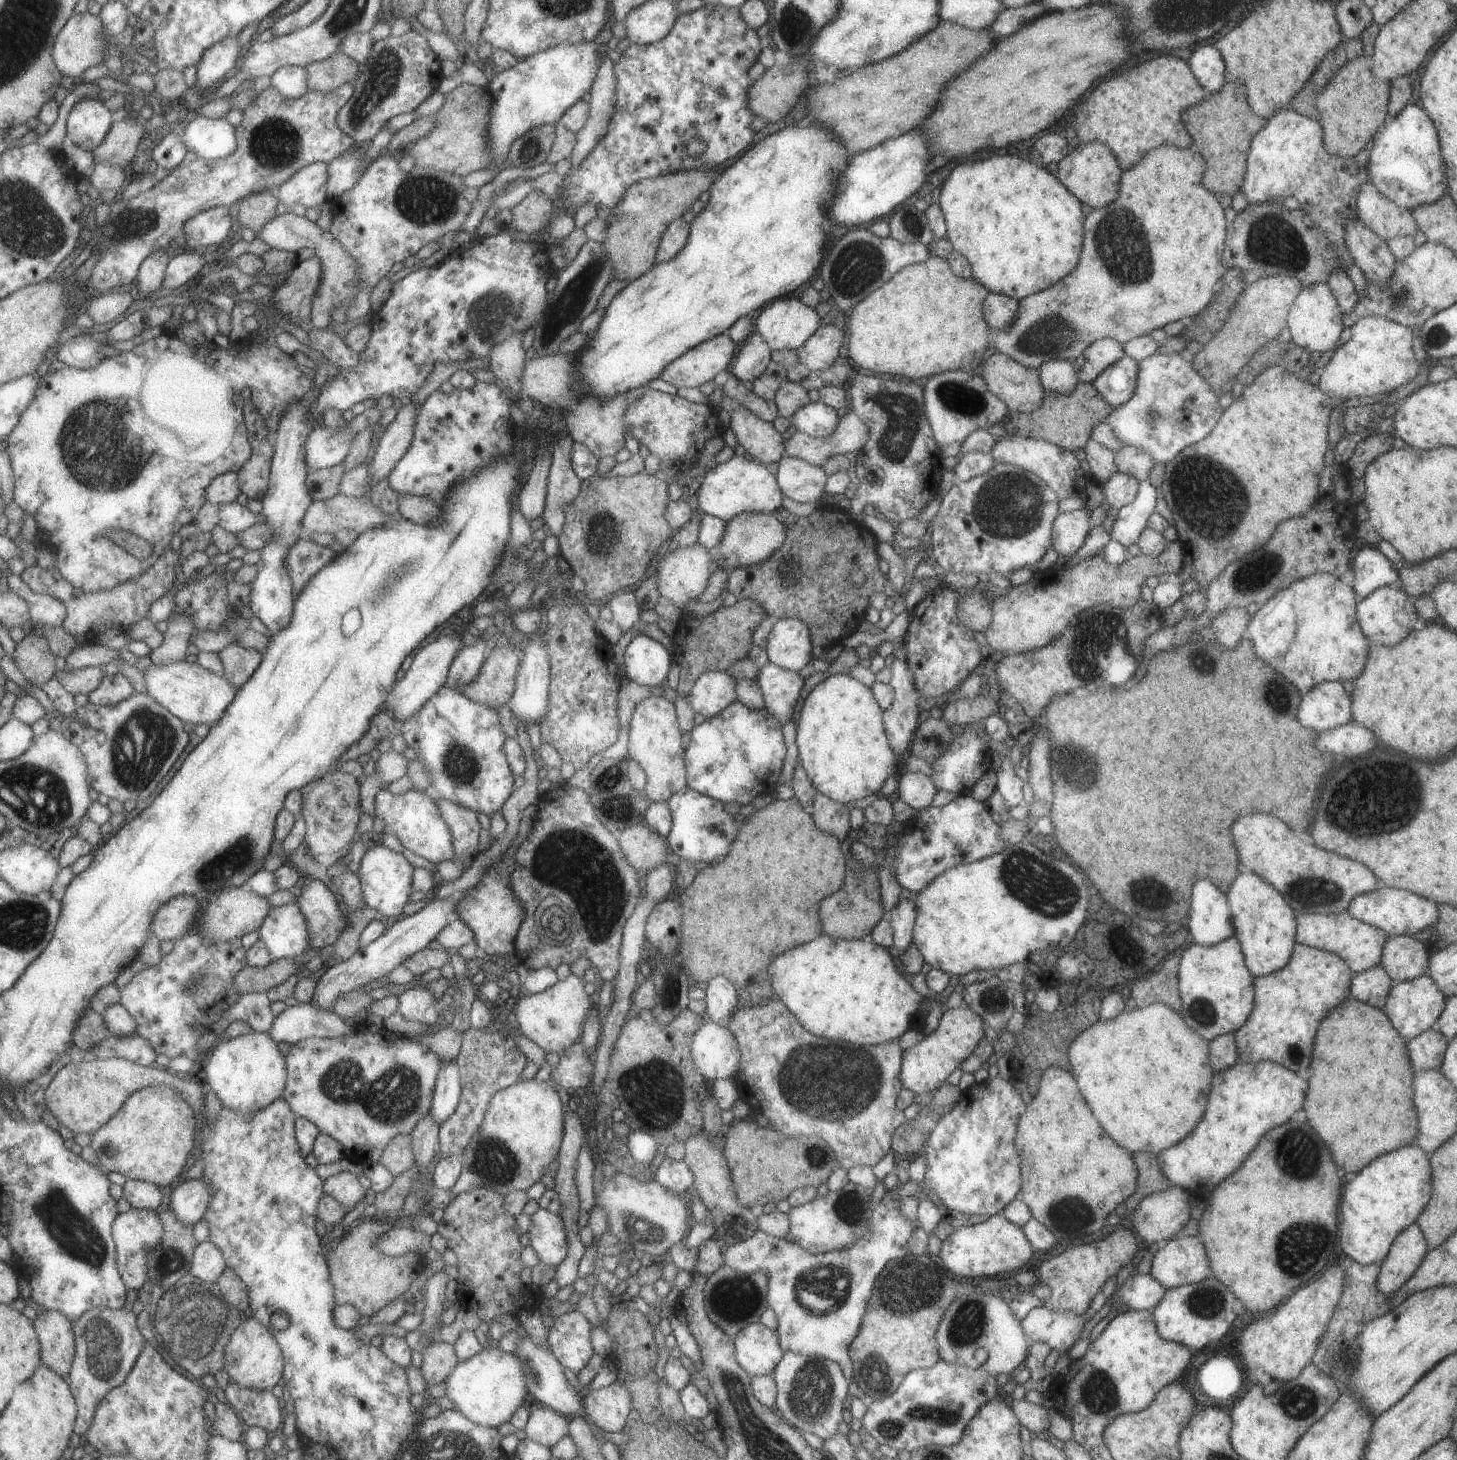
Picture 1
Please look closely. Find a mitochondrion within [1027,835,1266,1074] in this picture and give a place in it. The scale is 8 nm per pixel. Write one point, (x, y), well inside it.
(1203, 1012)

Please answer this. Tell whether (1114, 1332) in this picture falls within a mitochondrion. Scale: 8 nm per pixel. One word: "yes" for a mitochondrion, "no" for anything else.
no

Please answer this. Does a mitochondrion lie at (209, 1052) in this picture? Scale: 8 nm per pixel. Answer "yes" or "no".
no

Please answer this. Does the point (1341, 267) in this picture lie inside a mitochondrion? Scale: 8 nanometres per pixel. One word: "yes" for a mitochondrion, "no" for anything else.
no

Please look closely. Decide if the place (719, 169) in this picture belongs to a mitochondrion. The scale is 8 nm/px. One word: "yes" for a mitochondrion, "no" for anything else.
no

